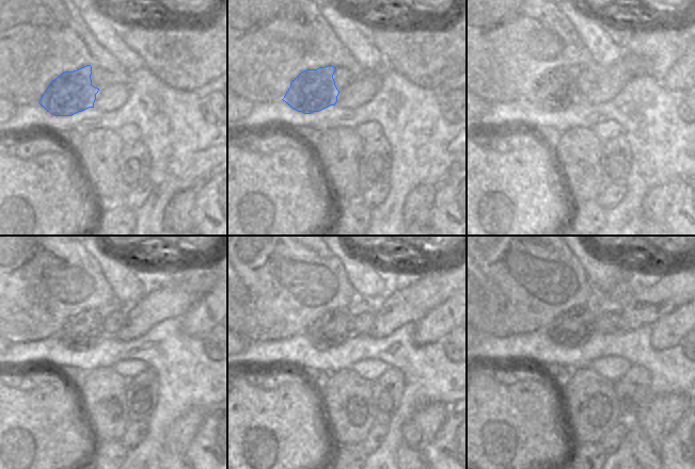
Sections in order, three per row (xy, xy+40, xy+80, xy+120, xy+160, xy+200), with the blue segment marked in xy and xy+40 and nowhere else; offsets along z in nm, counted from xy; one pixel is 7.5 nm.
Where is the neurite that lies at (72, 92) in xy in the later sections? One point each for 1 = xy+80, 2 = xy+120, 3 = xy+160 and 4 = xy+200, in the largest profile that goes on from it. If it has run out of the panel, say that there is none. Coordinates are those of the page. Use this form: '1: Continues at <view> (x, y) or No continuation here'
1: Continues at xy+80 (555, 91)
2: Continues at xy+120 (82, 332)
3: Continues at xy+160 (331, 329)
4: Continues at xy+200 (575, 326)

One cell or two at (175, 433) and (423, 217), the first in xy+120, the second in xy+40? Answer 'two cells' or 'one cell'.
one cell

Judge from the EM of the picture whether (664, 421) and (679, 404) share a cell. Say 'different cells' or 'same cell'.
same cell

